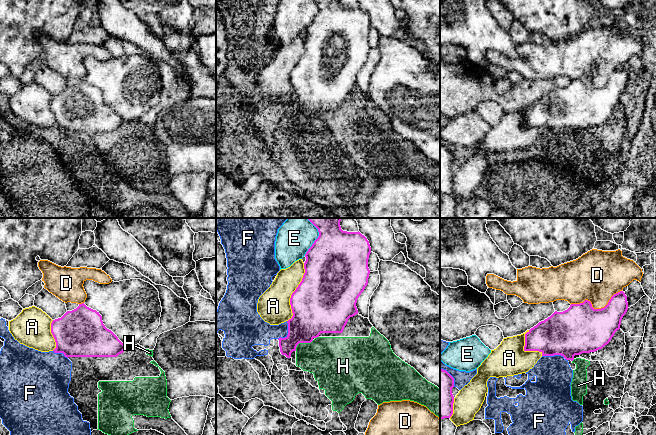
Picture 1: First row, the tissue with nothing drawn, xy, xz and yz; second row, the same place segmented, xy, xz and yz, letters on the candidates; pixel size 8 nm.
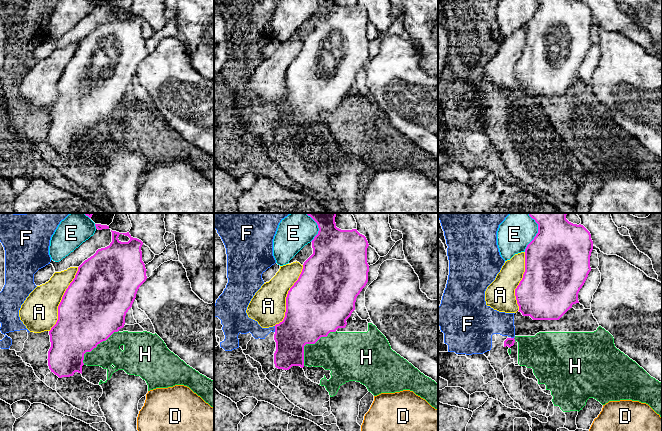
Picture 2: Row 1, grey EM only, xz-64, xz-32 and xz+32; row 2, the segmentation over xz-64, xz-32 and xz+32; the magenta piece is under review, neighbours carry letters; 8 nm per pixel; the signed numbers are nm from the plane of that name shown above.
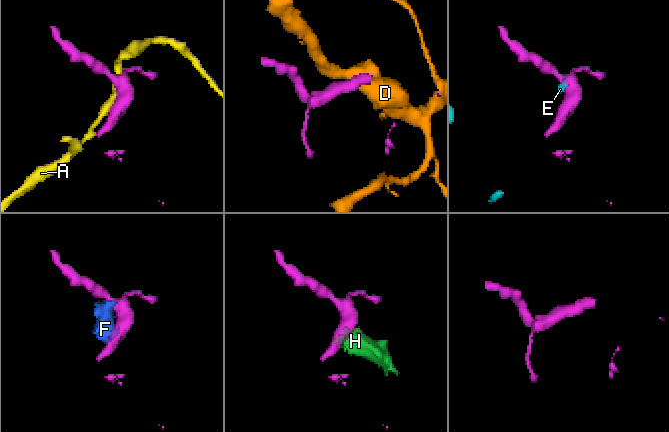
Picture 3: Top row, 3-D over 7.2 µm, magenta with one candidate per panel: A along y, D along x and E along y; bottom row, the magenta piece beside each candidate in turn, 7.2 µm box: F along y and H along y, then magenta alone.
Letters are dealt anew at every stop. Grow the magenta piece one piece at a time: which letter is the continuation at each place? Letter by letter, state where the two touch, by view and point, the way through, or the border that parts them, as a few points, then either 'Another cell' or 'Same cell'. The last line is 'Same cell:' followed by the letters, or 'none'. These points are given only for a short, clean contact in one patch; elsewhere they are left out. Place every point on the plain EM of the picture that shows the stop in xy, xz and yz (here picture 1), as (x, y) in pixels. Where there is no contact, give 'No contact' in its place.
A: Touches magenta at xz (293, 68). Another cell
D: Touches magenta at yz (596, 85). Another cell
E: Touches magenta at xz (315, 16). Another cell
F: Touches magenta at yz (555, 130). Another cell
H: Touches magenta at xz (302, 118). Another cell
Same cell: none

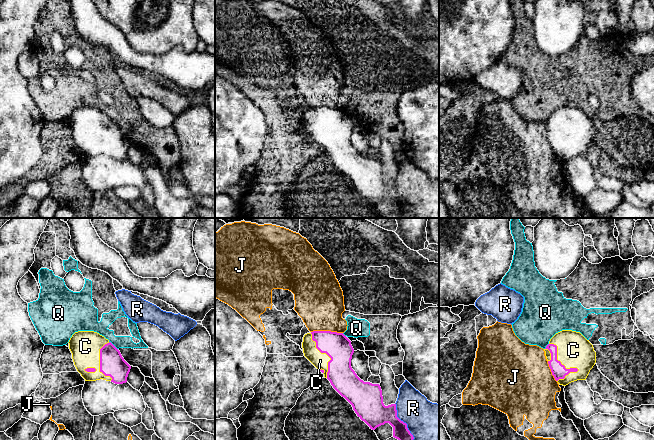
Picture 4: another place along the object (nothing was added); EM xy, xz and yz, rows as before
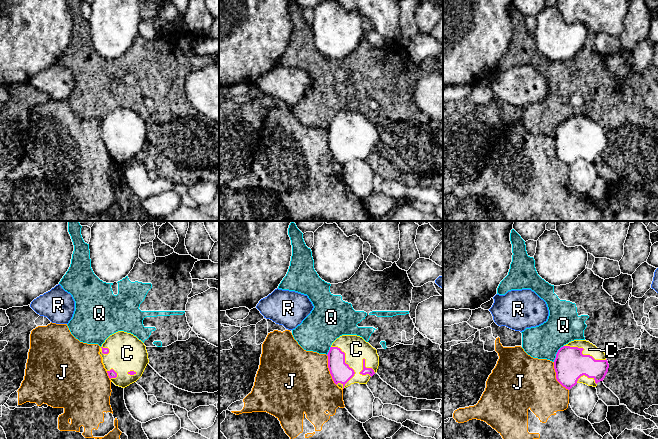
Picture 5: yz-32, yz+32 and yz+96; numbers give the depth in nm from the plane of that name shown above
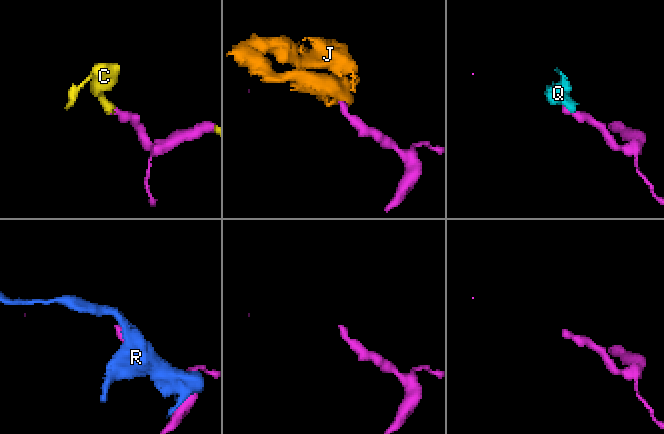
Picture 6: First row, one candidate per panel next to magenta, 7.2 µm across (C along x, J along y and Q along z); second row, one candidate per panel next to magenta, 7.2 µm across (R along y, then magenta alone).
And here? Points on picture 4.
C: Touches magenta at yz (557, 136). Same cell
J: Touches magenta at xz (327, 107). Boundary: xz (311, 107), (336, 107), (342, 109). Another cell
Q: Touches magenta at xy (113, 121). Boundary: xy (109, 117), (117, 125). Another cell
R: Touches magenta at xz (403, 198). Another cell
Same cell: C

